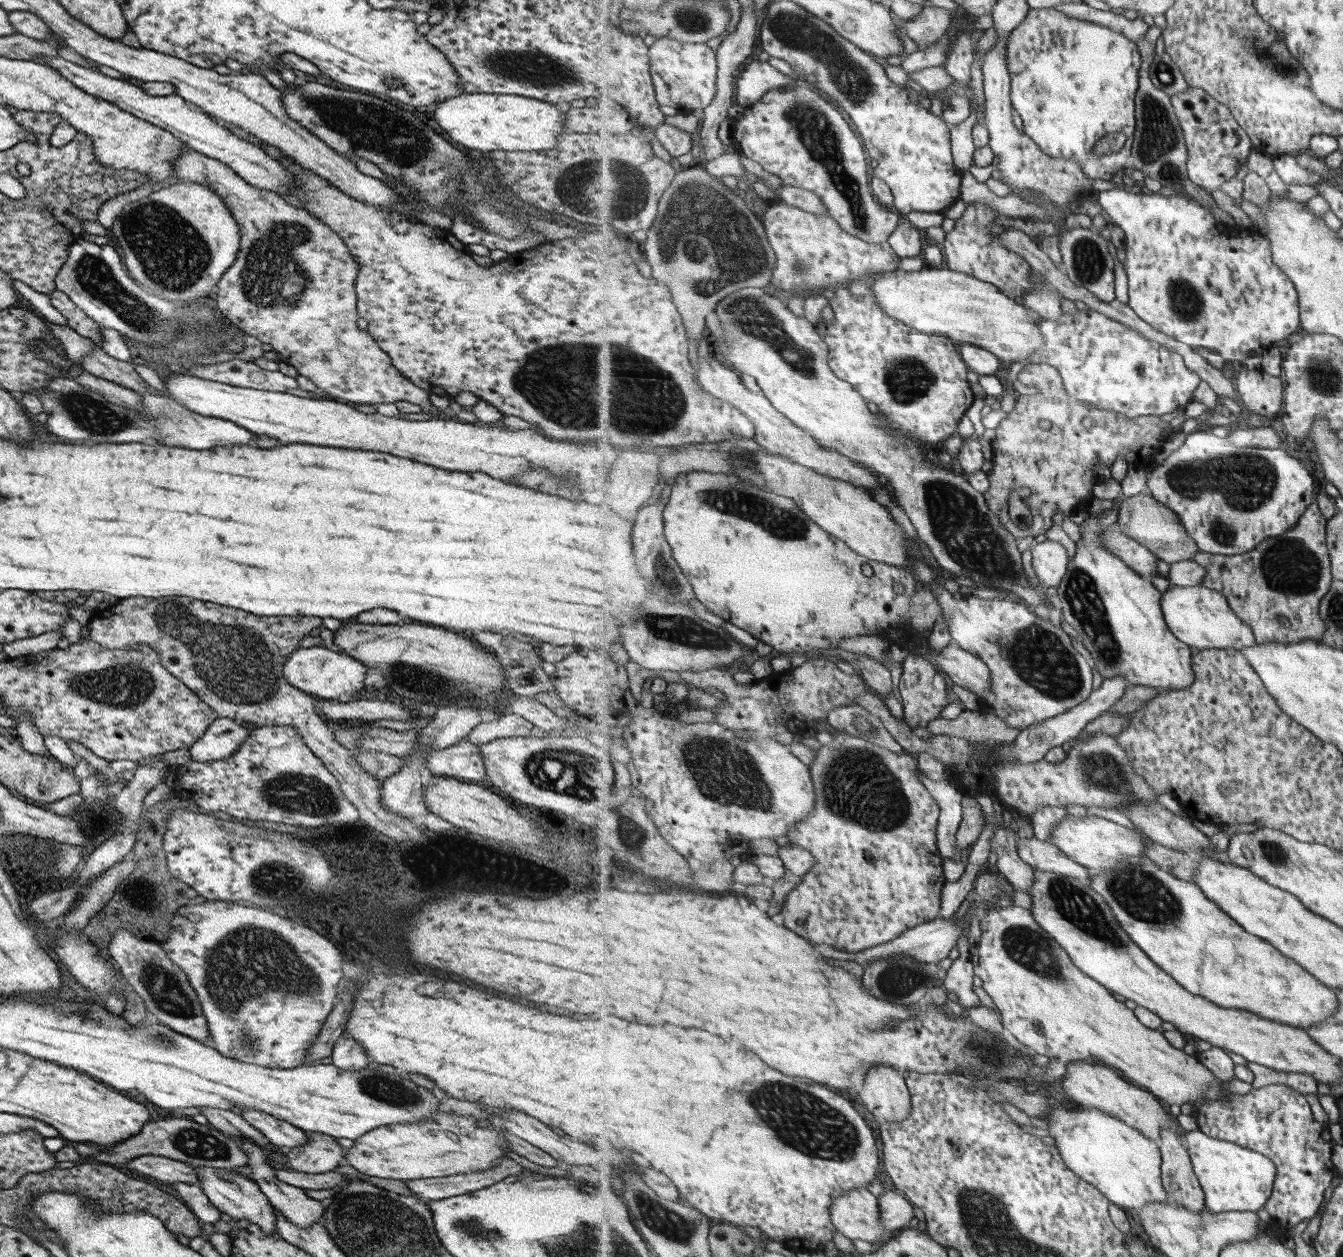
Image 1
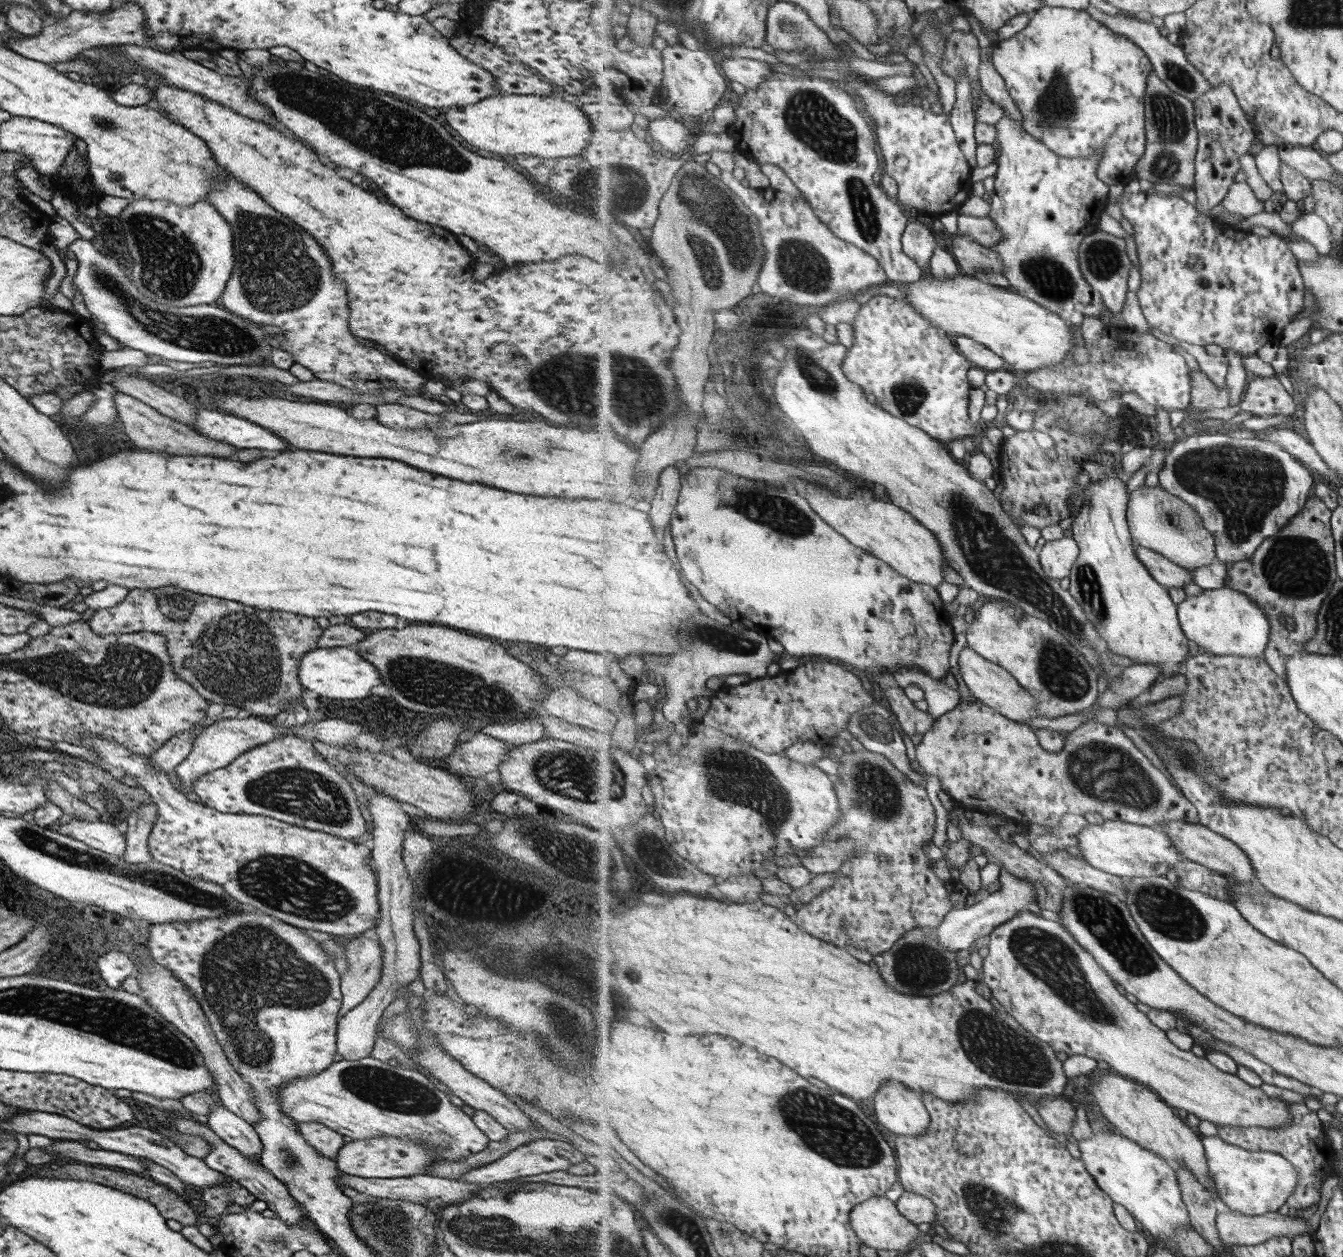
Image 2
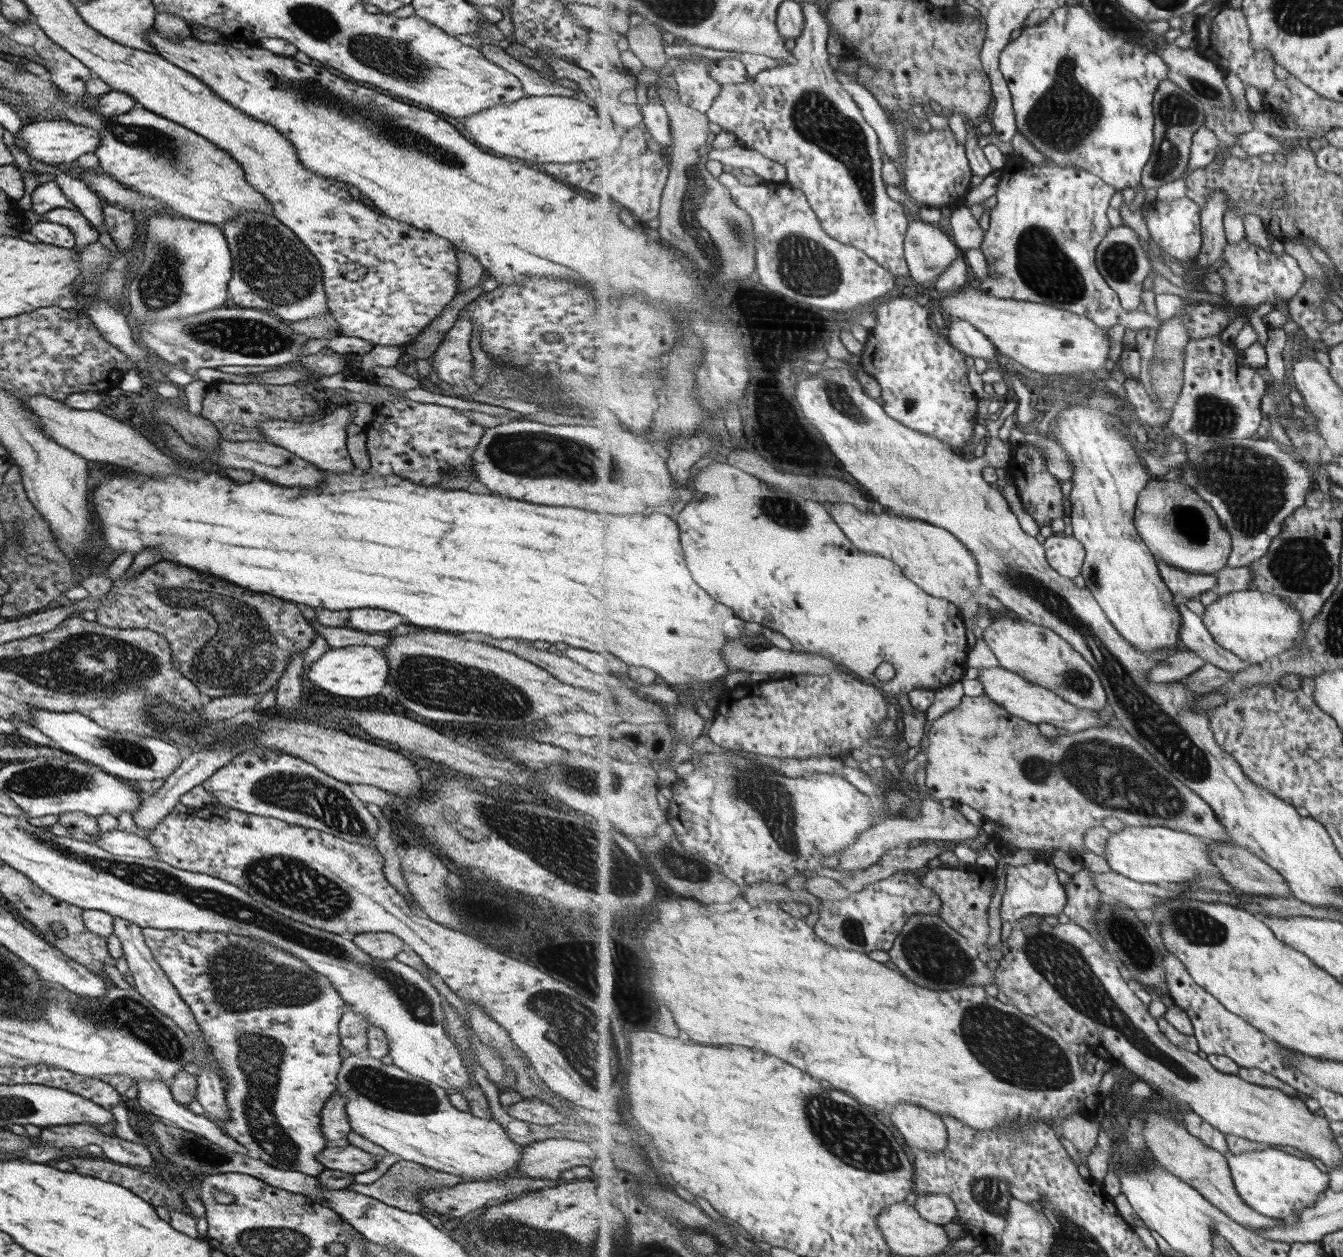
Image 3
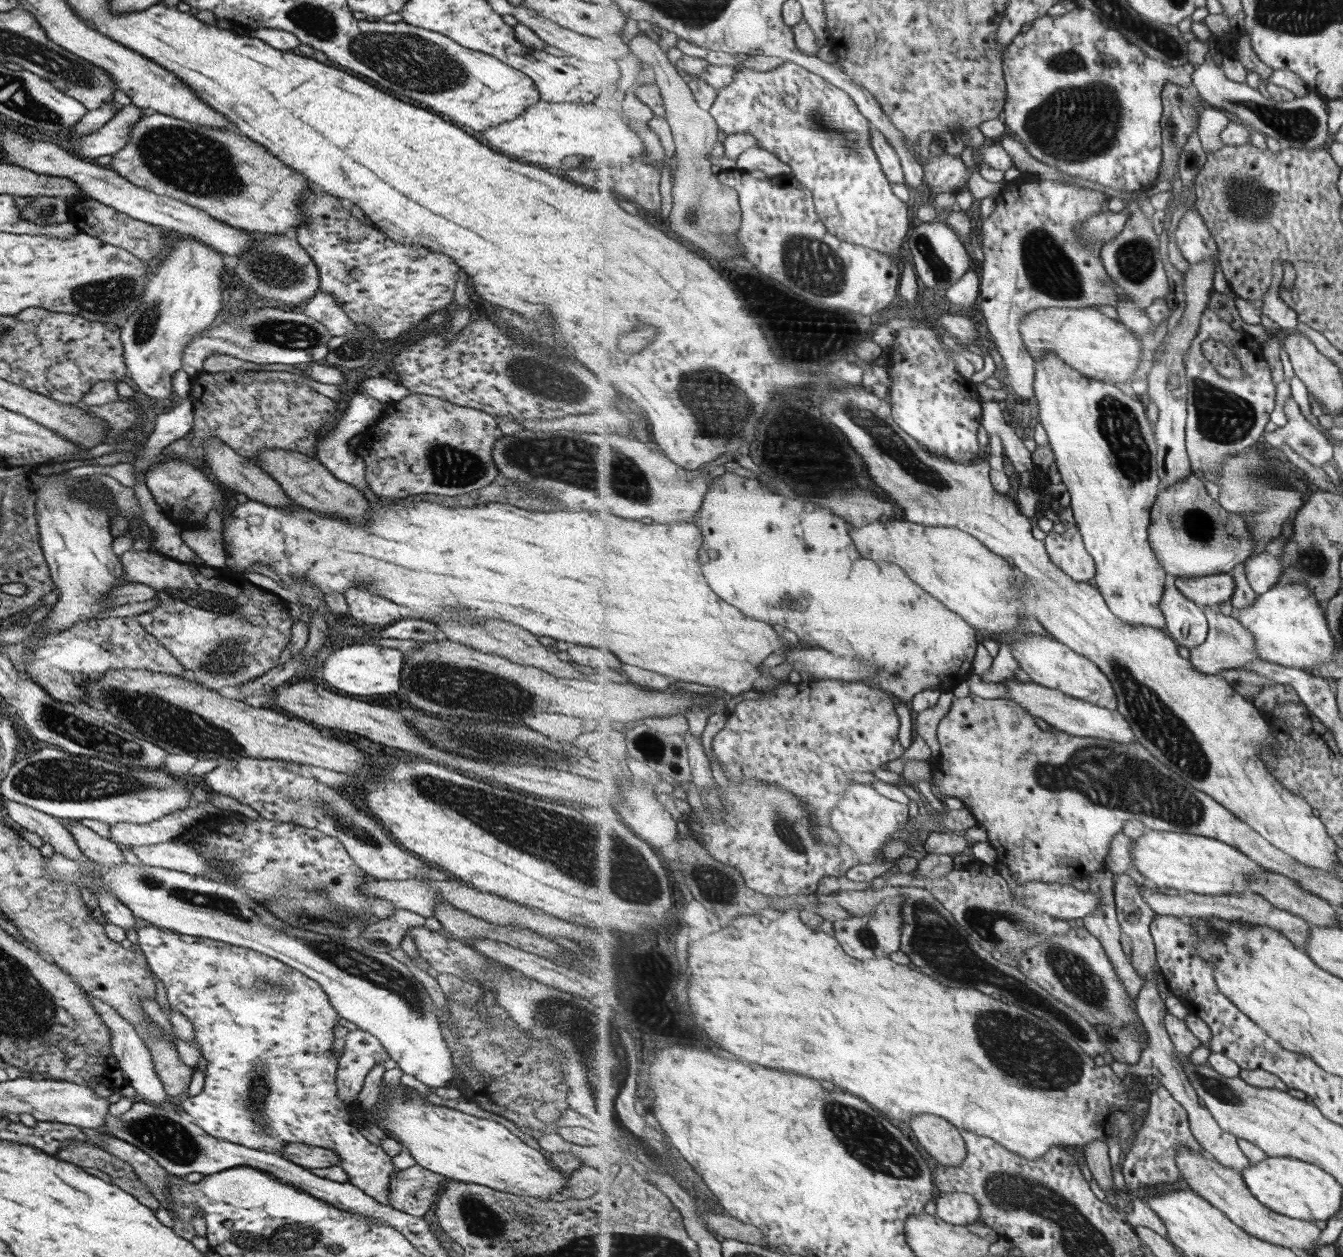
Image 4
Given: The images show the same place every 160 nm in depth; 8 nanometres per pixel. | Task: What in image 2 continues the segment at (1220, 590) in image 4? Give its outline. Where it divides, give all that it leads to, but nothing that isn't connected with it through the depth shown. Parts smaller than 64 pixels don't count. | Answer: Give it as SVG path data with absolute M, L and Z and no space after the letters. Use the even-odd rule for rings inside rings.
M1136 544L1136 553L1163 586L1185 588L1187 584L1194 582L1194 574L1189 569L1175 564L1170 558L1139 544Z

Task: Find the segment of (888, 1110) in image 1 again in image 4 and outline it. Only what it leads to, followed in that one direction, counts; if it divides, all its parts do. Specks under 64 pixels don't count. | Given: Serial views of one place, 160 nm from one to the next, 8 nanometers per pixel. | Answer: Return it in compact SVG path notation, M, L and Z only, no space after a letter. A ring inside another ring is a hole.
M921 1114L909 1123L917 1142L933 1160L945 1166L958 1166L967 1160L967 1142L959 1127L945 1118Z

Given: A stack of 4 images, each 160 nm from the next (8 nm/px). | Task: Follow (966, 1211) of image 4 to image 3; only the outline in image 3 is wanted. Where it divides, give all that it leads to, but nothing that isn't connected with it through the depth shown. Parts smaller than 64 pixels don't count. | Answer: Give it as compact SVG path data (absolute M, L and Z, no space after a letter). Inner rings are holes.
M948 1194L917 1195L917 1212L928 1222L939 1224L951 1224L957 1220L957 1205L954 1198Z

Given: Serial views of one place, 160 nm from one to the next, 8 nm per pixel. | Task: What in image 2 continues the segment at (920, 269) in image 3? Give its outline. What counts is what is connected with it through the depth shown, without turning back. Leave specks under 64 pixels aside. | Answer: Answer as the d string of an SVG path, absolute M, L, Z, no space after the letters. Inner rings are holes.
M911 219L902 238L905 254L914 259L926 273L939 246L931 230L932 228L927 228L925 223Z

